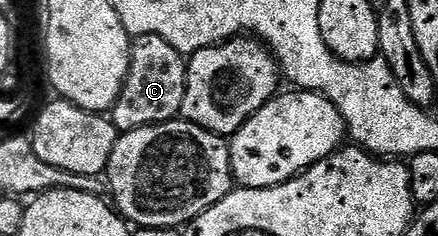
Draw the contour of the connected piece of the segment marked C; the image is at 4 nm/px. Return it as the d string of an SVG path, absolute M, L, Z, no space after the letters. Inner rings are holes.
M157 34L134 37L131 46L129 74L109 119L120 134L141 130L145 126L164 124L182 113L187 93L187 60L165 38Z

